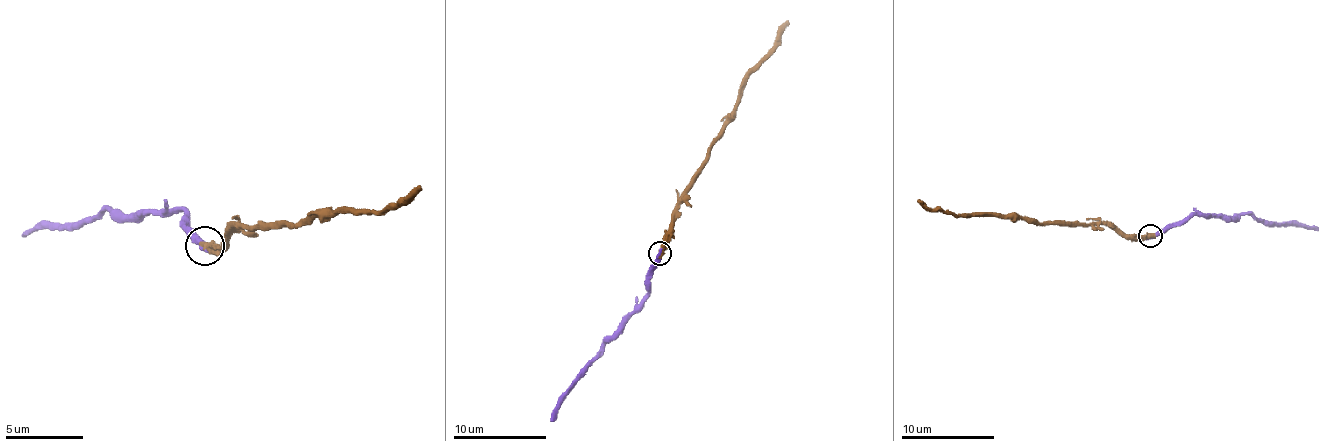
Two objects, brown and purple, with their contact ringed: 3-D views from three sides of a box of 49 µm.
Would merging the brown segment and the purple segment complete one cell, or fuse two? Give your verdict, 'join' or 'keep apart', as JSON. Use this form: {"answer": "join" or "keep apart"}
{"answer": "join"}

